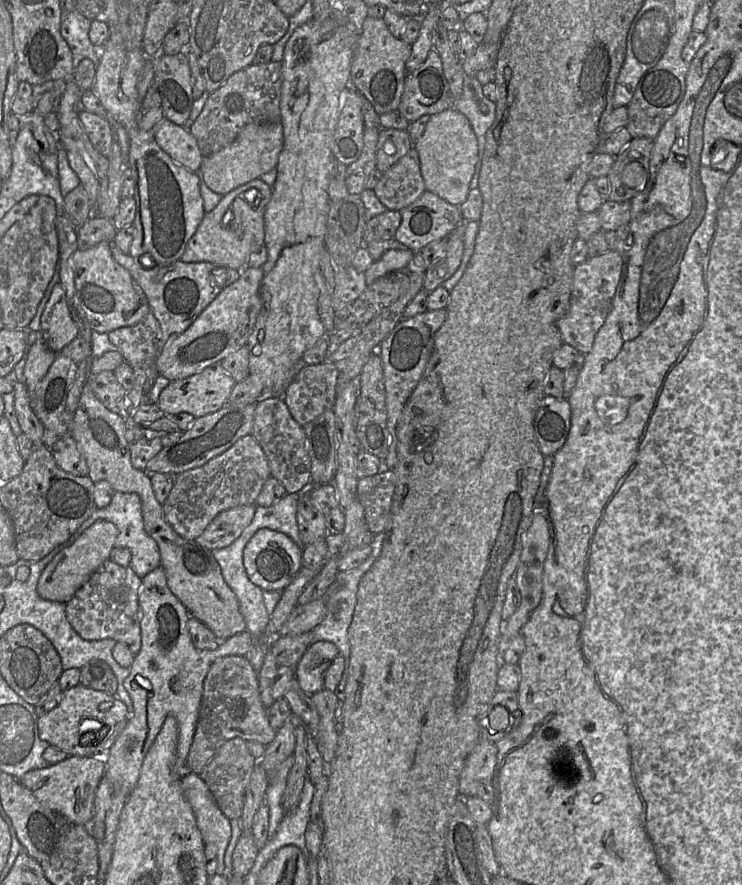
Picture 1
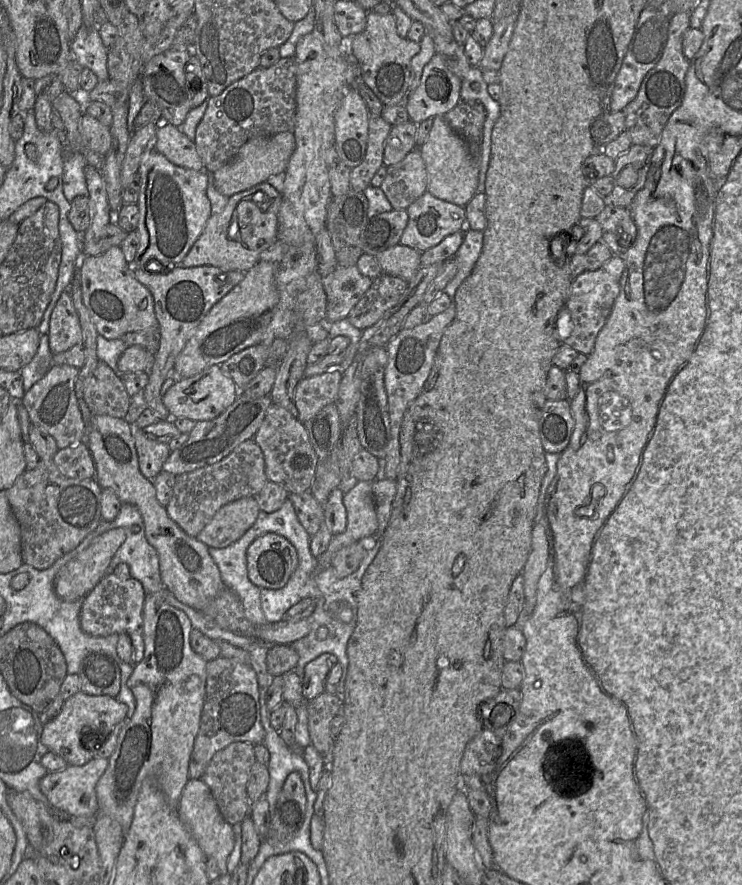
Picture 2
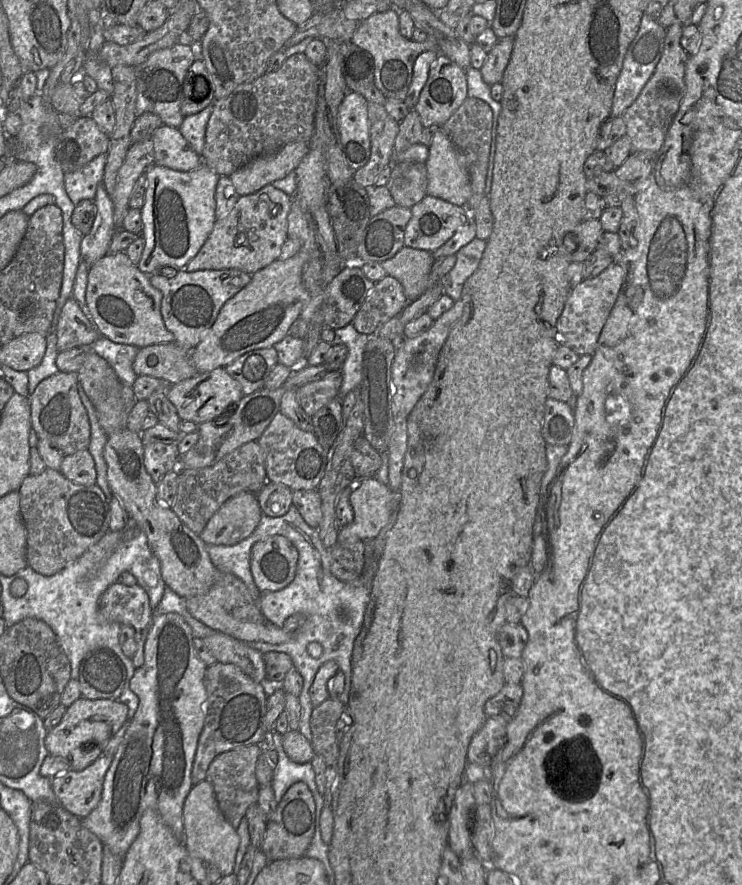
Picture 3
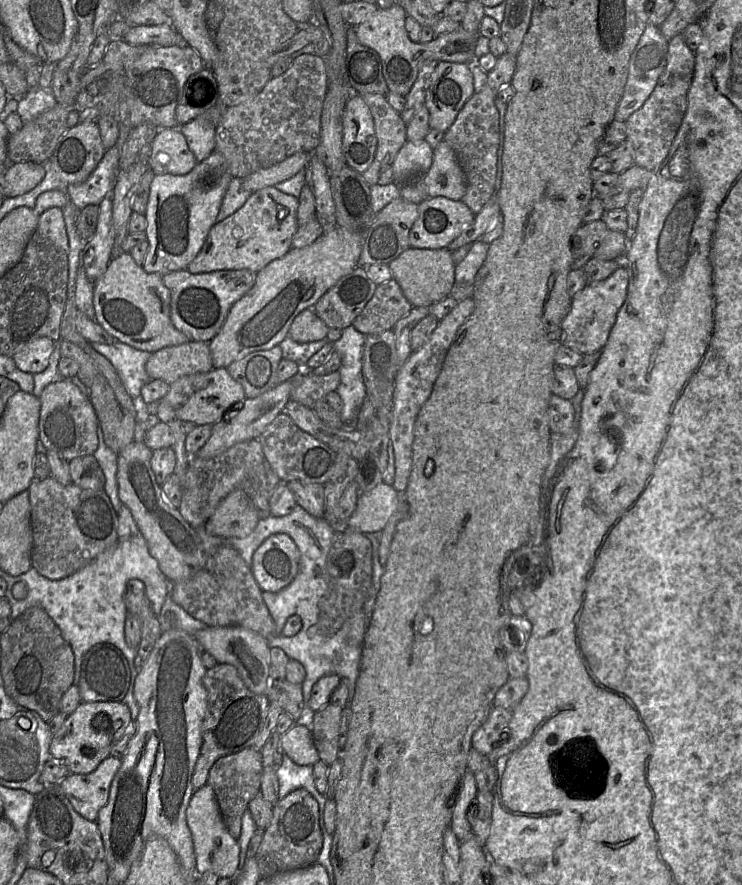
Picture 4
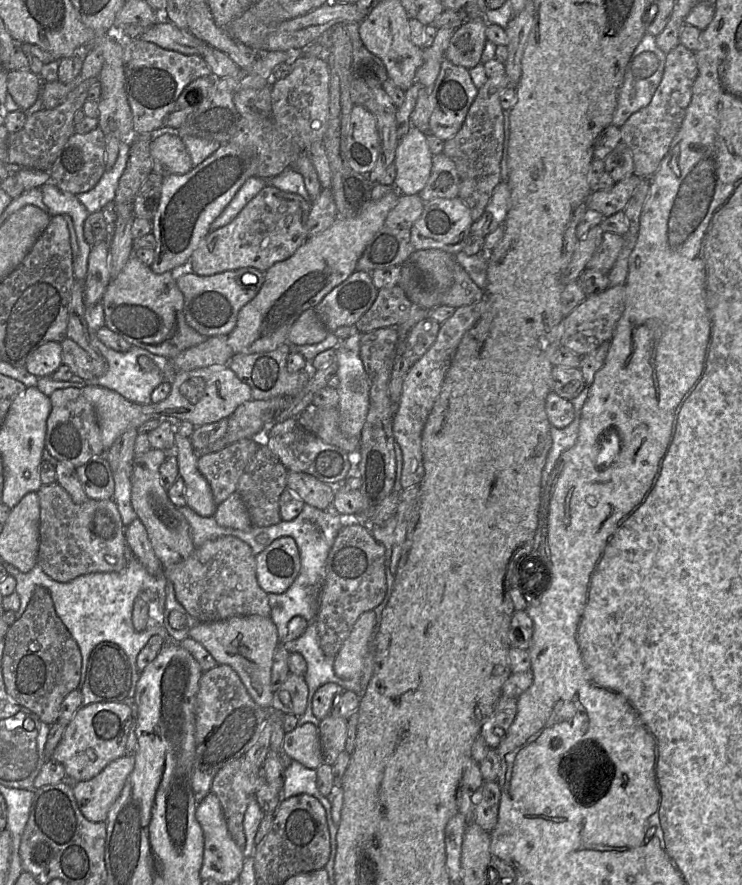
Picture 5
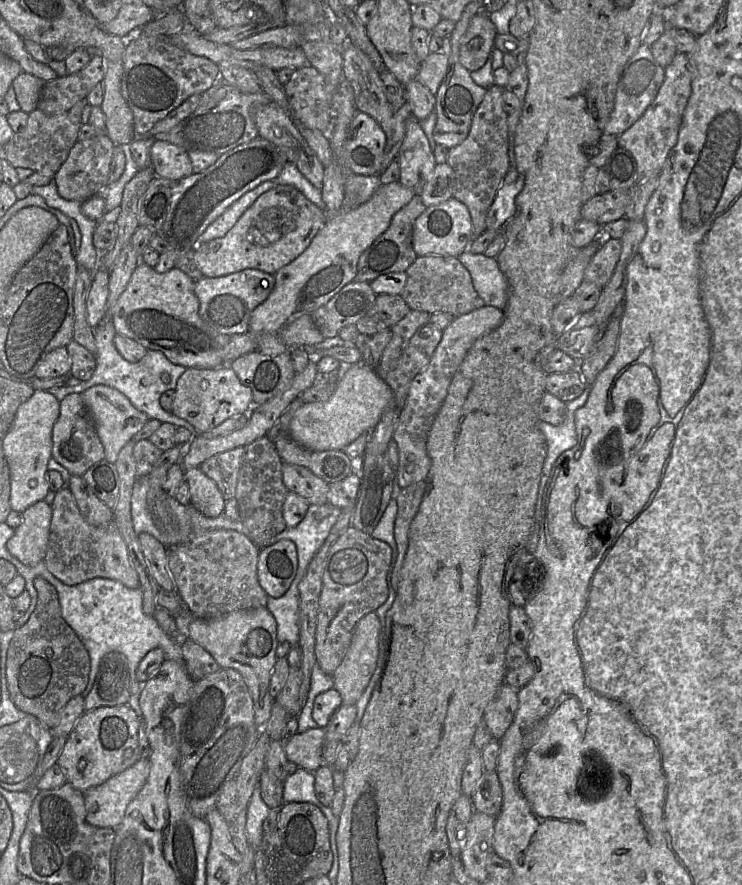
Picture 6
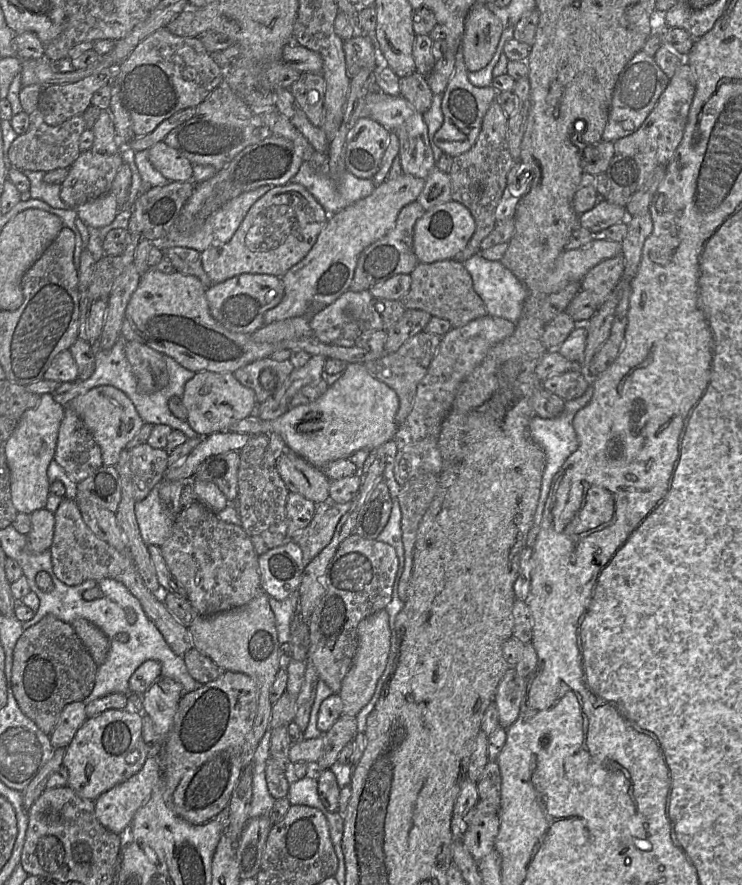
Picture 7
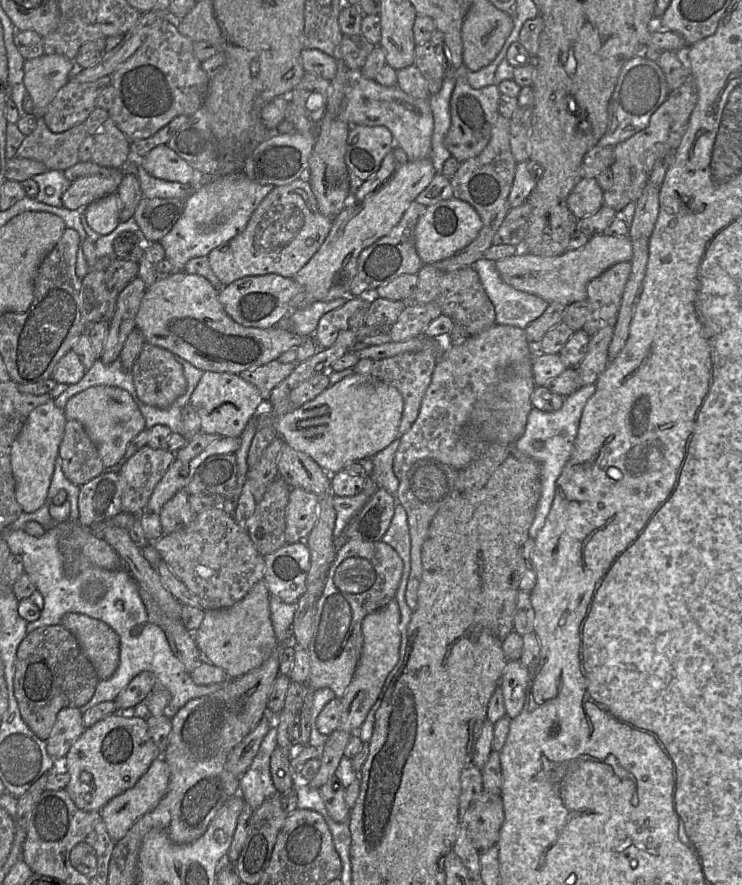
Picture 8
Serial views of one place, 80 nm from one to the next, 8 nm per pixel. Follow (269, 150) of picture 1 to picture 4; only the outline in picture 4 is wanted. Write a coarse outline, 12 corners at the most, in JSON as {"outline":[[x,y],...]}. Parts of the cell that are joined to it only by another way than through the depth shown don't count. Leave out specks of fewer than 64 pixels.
{"outline":[[297,152],[241,179],[255,192],[306,167],[313,152]]}

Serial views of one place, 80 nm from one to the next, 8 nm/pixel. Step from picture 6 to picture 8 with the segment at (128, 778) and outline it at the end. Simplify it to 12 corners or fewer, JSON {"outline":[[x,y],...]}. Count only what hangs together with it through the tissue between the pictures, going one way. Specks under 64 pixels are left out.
{"outline":[[157,758],[100,816],[117,843],[167,792],[170,771]]}

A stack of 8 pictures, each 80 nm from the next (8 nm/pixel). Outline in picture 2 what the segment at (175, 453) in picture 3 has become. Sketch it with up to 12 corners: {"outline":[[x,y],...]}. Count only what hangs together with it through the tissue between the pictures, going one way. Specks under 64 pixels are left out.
{"outline":[[131,424],[140,472],[153,483],[171,450]]}

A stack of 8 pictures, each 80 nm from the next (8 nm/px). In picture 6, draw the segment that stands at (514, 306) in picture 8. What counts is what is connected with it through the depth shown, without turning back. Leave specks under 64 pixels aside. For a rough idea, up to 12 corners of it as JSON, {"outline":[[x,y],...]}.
{"outline":[[464,251],[485,305],[504,311],[509,284],[496,258]]}

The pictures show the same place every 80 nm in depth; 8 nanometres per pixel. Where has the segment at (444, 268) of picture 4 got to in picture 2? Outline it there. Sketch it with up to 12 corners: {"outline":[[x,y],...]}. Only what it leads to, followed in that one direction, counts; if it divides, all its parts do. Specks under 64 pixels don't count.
{"outline":[[399,243],[377,254],[384,274],[409,282],[421,253]]}

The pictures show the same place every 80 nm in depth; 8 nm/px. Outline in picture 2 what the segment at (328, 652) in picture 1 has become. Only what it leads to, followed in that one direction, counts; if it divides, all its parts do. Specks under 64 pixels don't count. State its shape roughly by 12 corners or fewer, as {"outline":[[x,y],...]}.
{"outline":[[323,653],[306,664],[302,691],[306,701],[325,692],[336,656]]}

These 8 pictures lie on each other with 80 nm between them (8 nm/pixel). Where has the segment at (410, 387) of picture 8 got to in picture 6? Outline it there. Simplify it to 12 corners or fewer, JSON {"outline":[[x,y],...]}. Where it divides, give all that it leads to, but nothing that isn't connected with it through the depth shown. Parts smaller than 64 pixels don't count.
{"outline":[[430,322],[382,378],[401,409],[411,381],[428,365],[443,330]]}

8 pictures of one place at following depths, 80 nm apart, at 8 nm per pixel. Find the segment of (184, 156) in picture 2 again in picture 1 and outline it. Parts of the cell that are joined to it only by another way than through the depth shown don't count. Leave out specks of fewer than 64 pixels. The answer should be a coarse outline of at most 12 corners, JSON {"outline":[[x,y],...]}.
{"outline":[[164,118],[155,140],[192,172],[204,156],[188,128]]}

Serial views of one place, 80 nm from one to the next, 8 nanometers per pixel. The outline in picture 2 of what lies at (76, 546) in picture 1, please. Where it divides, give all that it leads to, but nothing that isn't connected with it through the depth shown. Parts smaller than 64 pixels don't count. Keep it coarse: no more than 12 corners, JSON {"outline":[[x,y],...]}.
{"outline":[[123,528],[99,535],[65,563],[54,591],[82,599],[109,572],[126,539]]}

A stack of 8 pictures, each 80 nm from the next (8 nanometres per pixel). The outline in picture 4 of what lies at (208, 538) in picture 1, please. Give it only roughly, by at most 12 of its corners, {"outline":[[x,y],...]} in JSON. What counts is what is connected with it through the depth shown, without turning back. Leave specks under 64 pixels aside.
{"outline":[[237,488],[216,507],[205,531],[245,538],[259,522],[247,494]]}

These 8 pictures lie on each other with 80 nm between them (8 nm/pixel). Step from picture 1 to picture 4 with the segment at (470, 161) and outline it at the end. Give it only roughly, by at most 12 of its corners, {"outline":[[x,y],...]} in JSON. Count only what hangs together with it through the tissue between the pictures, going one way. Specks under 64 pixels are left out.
{"outline":[[442,140],[424,174],[428,197],[461,200],[466,177]]}

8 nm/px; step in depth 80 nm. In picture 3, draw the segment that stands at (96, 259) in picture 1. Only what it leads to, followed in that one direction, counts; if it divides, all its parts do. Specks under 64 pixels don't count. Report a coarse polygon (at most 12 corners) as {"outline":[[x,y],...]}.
{"outline":[[125,252],[89,266],[88,310],[102,336],[174,342],[161,291]]}

